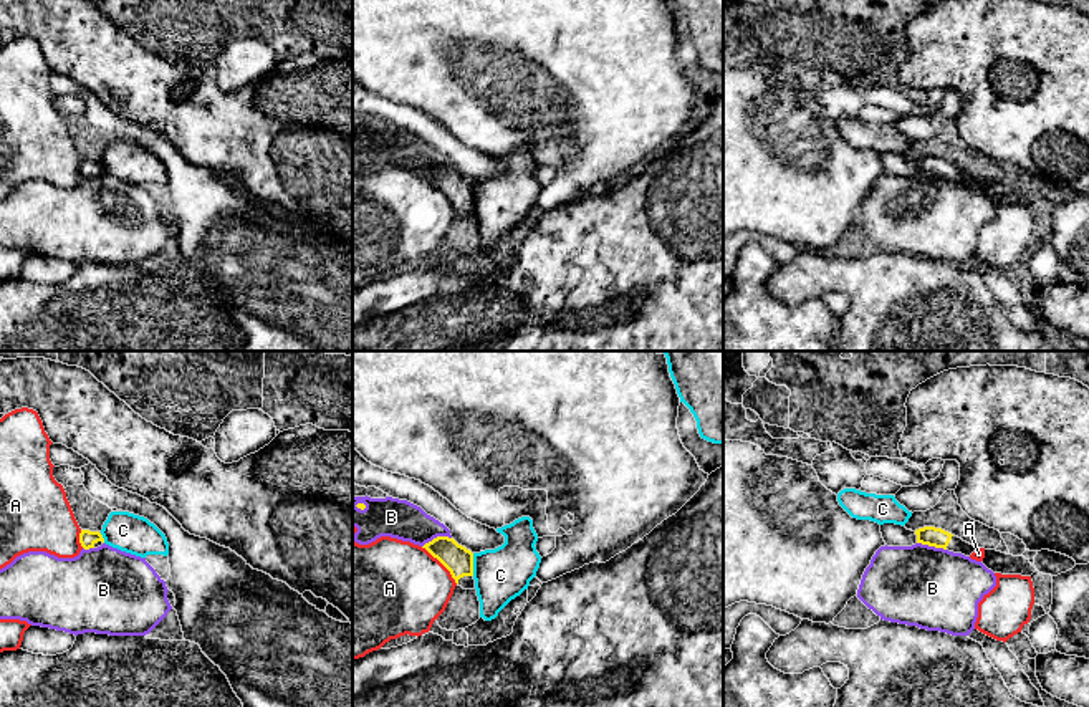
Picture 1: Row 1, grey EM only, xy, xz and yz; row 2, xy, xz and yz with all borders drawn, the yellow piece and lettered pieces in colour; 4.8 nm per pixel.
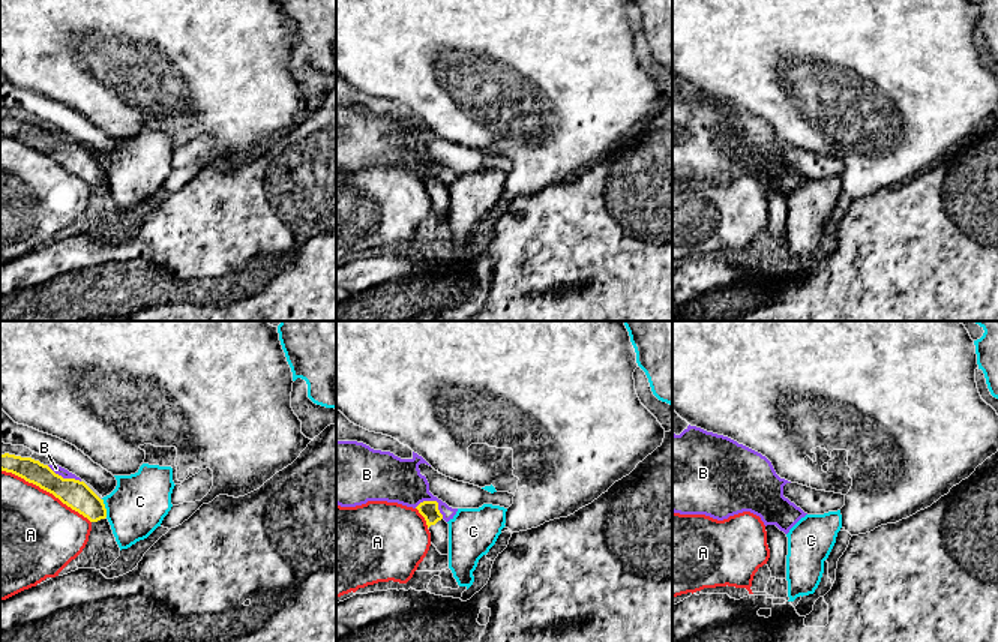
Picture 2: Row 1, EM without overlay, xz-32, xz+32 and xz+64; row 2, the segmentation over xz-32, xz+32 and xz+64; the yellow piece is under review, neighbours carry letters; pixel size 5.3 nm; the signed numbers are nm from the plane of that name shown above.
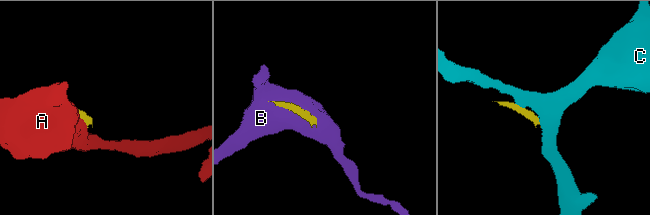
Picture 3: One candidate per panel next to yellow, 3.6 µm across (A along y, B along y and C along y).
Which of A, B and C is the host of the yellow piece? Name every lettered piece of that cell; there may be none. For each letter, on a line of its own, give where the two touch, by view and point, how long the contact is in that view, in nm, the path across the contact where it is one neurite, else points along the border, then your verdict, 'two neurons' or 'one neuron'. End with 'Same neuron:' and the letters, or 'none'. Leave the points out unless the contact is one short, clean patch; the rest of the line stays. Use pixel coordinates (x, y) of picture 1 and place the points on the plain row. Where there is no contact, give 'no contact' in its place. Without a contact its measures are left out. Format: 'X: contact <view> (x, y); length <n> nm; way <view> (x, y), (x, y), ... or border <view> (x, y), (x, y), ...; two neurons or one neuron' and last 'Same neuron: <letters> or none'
A: contact xz (441, 191); length 260 nm; two neurons
B: contact xz (437, 166); length 150 nm; two neurons
C: contact xz (472, 194); length 110 nm; two neurons
Same neuron: none

